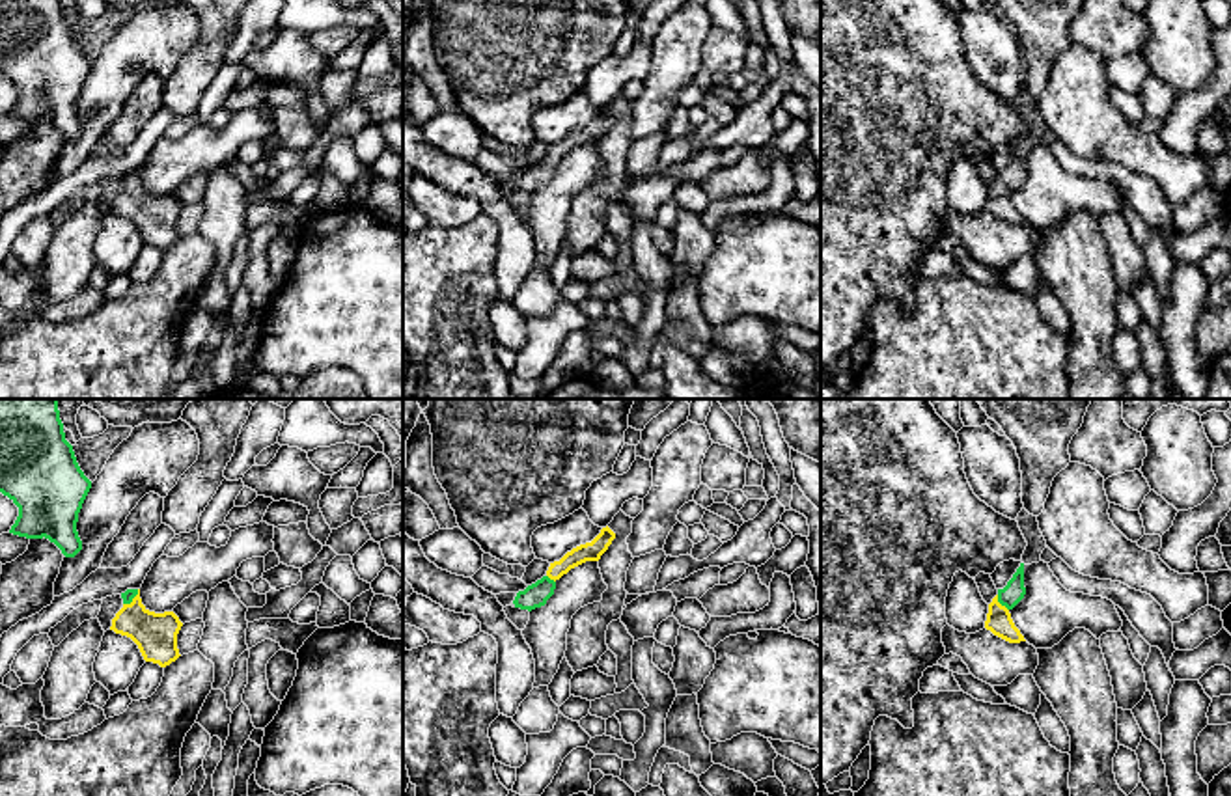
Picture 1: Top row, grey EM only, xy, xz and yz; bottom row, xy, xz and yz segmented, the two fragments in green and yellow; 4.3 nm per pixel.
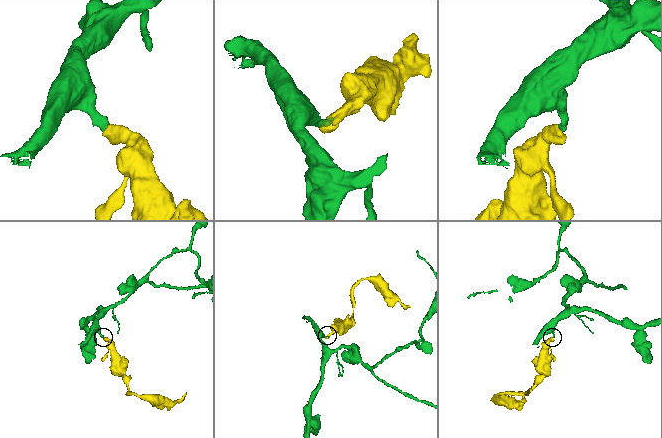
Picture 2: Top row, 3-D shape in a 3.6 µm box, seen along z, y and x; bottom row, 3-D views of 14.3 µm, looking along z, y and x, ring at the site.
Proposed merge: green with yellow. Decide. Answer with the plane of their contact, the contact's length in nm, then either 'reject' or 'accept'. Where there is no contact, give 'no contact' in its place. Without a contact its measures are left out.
contact in yz; length 90 nm; accept

